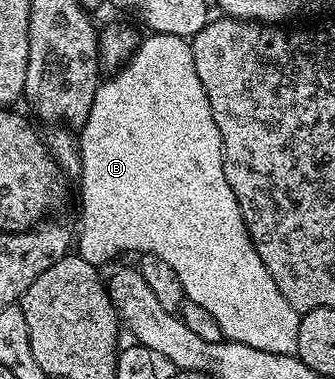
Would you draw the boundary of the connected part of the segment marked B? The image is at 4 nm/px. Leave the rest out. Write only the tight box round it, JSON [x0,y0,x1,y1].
[75,34,301,355]

